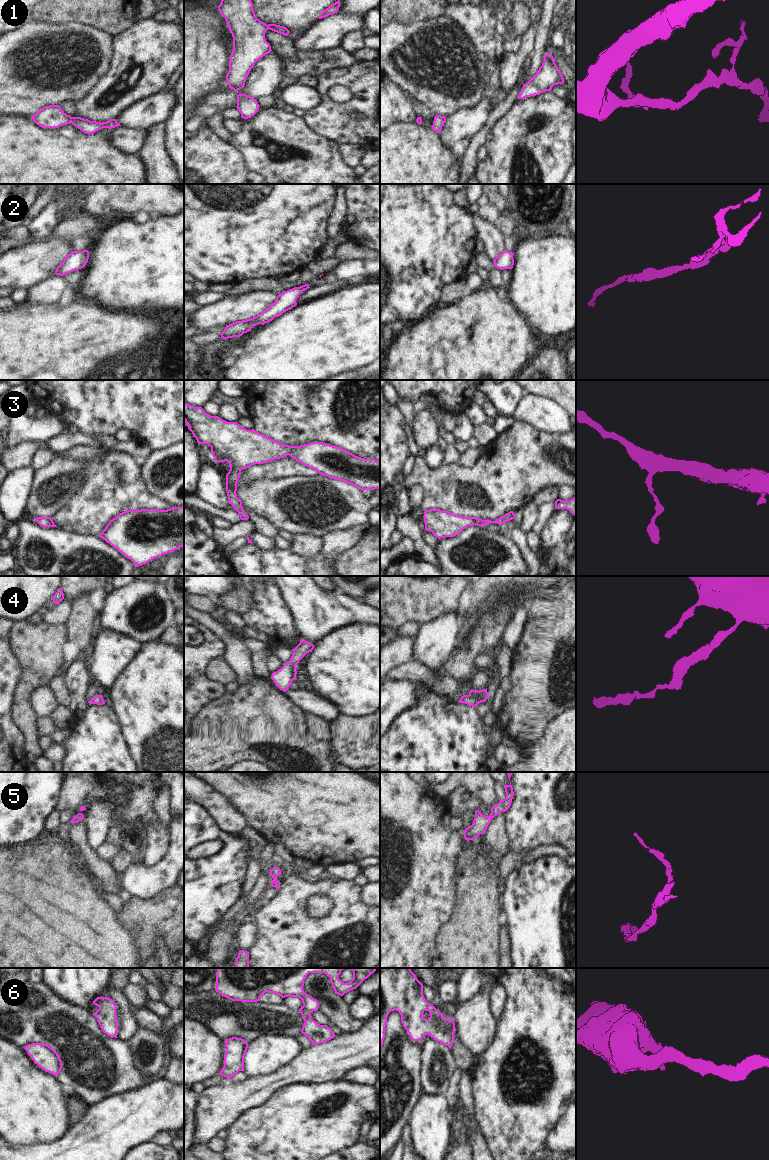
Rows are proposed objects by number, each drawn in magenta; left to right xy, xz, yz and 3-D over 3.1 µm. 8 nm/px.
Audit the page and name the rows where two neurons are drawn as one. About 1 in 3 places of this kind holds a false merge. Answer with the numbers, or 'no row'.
no row

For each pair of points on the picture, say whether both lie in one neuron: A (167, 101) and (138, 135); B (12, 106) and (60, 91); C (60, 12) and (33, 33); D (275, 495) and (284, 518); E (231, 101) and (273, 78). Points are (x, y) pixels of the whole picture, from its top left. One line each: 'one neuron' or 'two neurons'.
A: two neurons
B: one neuron
C: two neurons
D: one neuron
E: one neuron

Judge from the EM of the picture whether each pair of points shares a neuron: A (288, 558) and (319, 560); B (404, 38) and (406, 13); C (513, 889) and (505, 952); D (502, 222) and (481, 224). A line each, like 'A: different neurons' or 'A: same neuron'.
A: same neuron
B: different neurons
C: different neurons
D: different neurons

